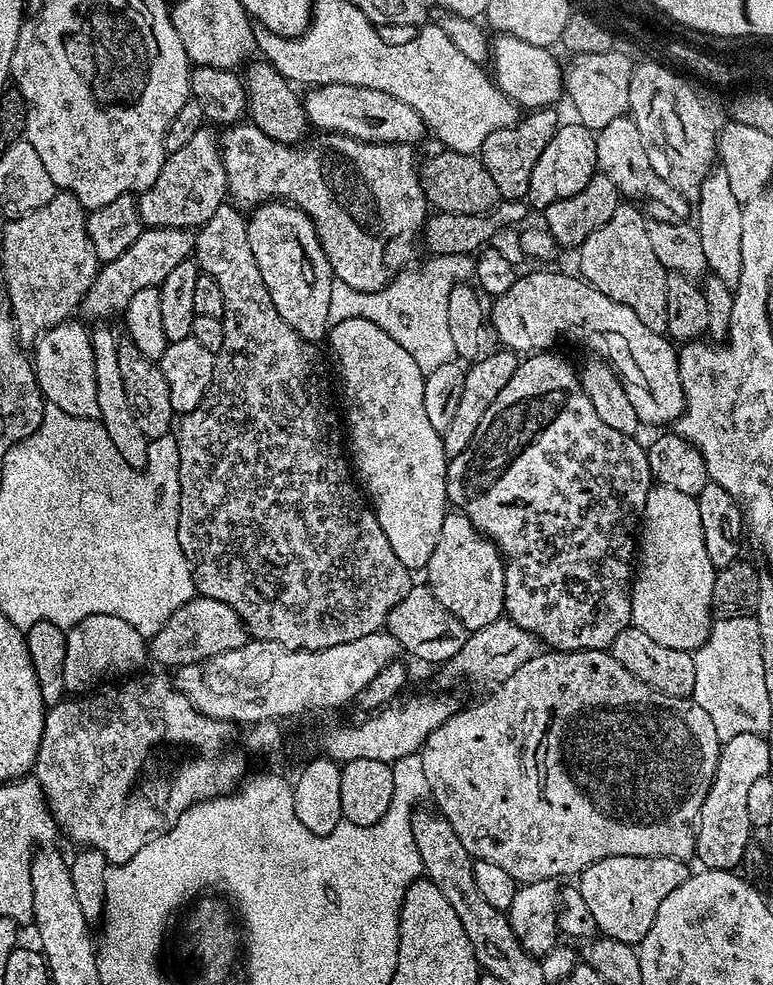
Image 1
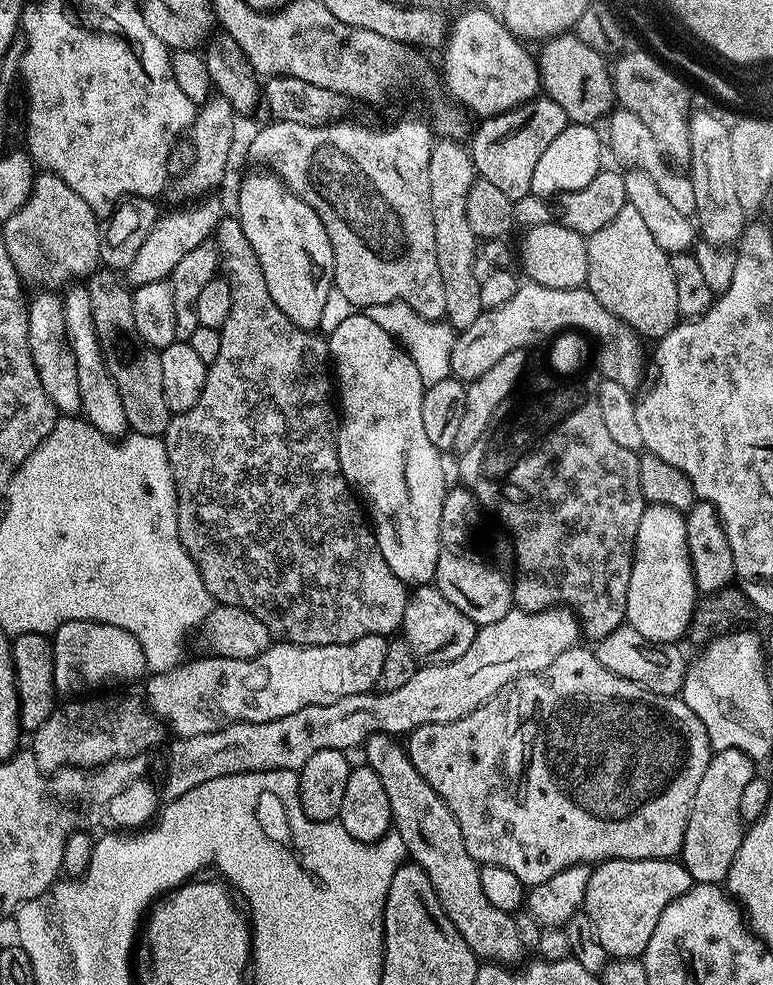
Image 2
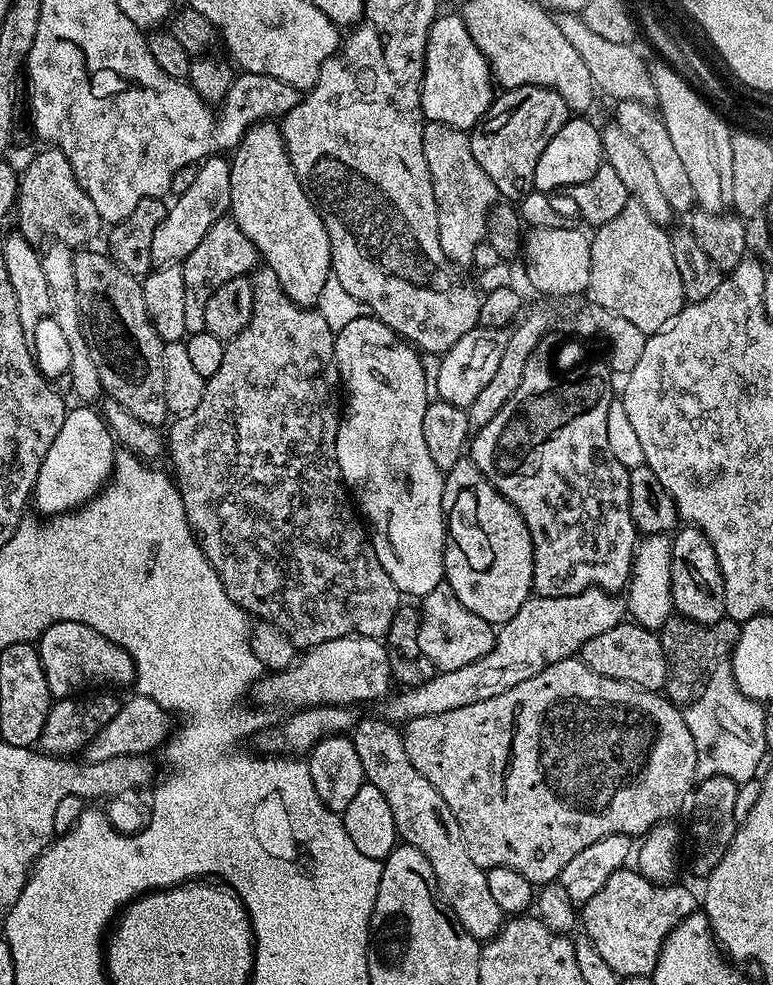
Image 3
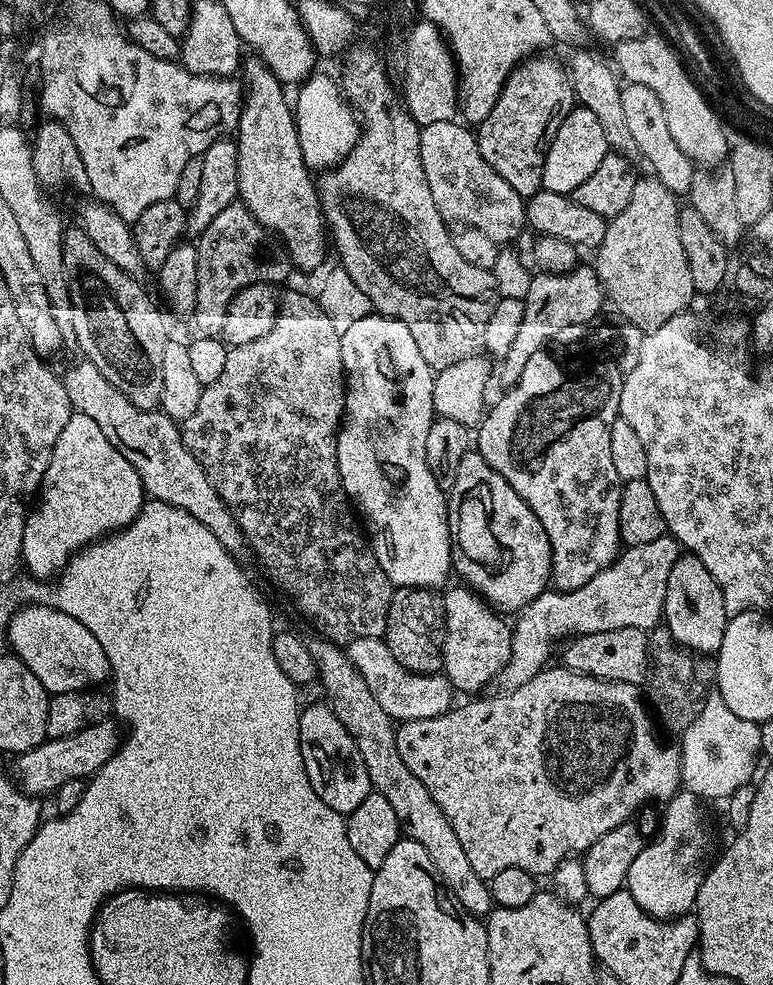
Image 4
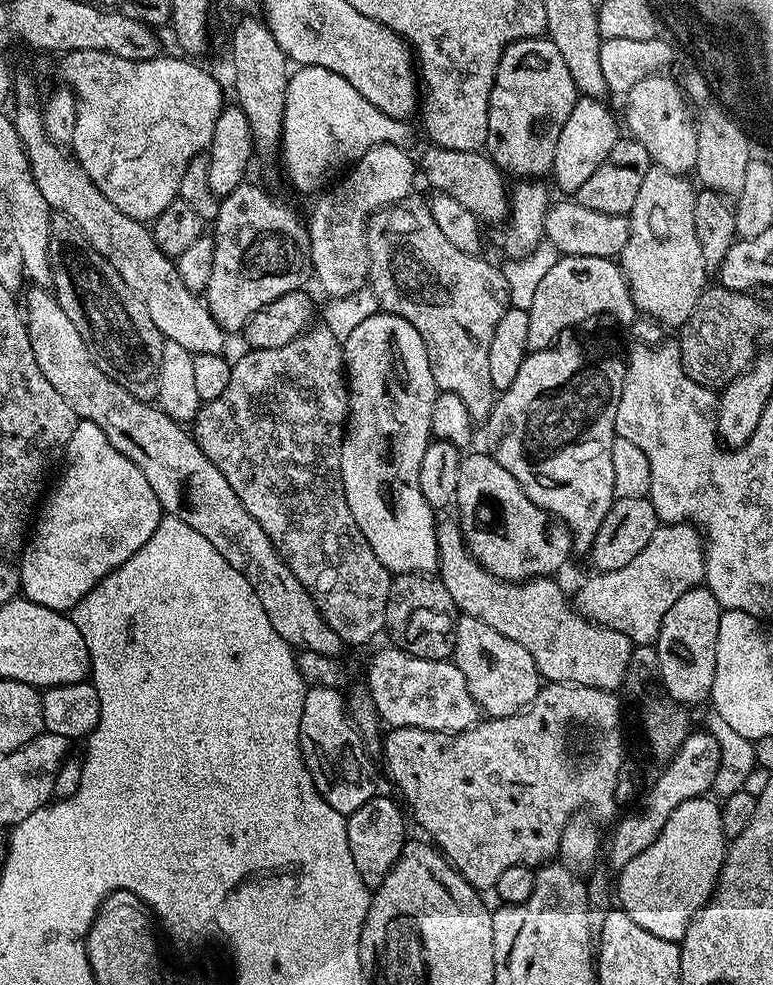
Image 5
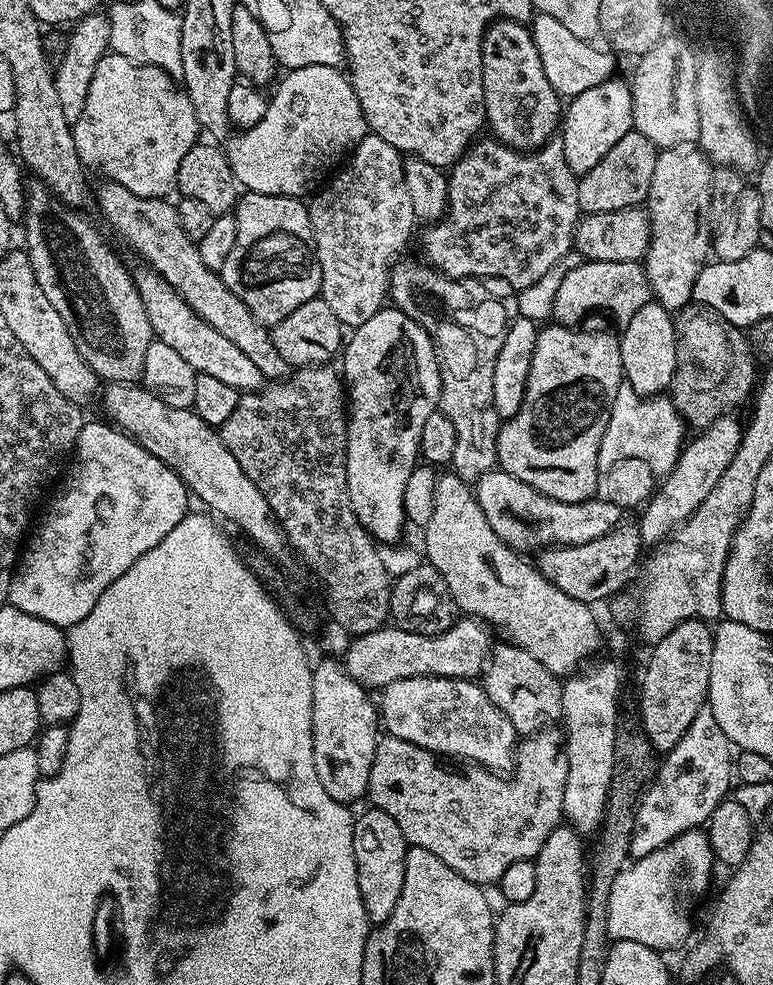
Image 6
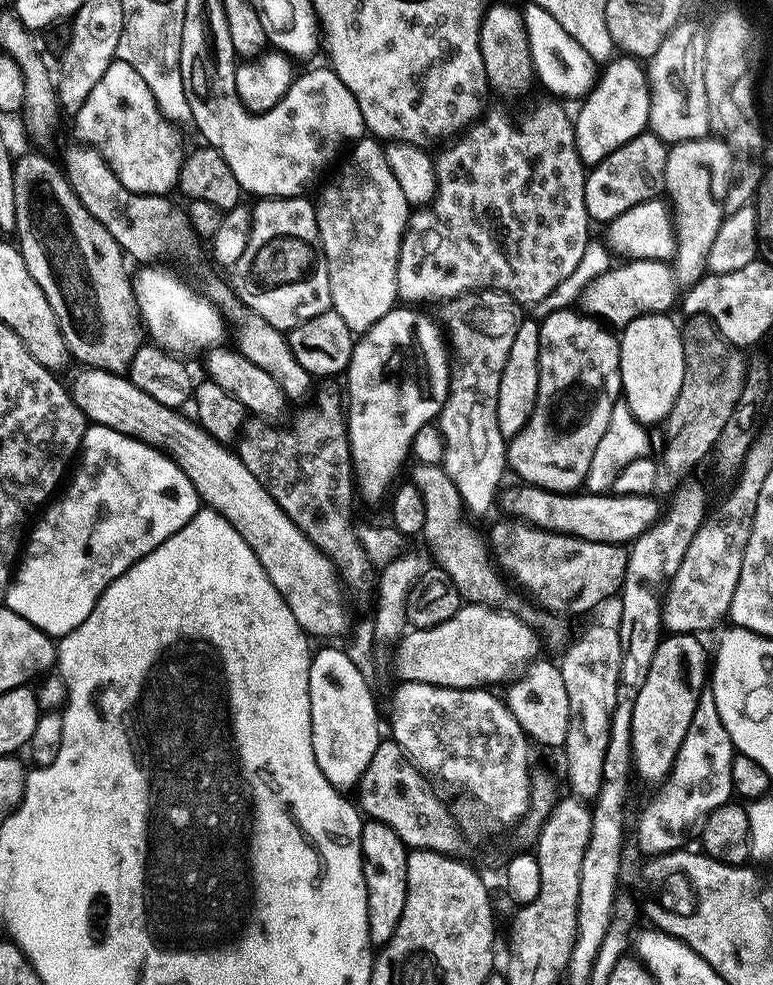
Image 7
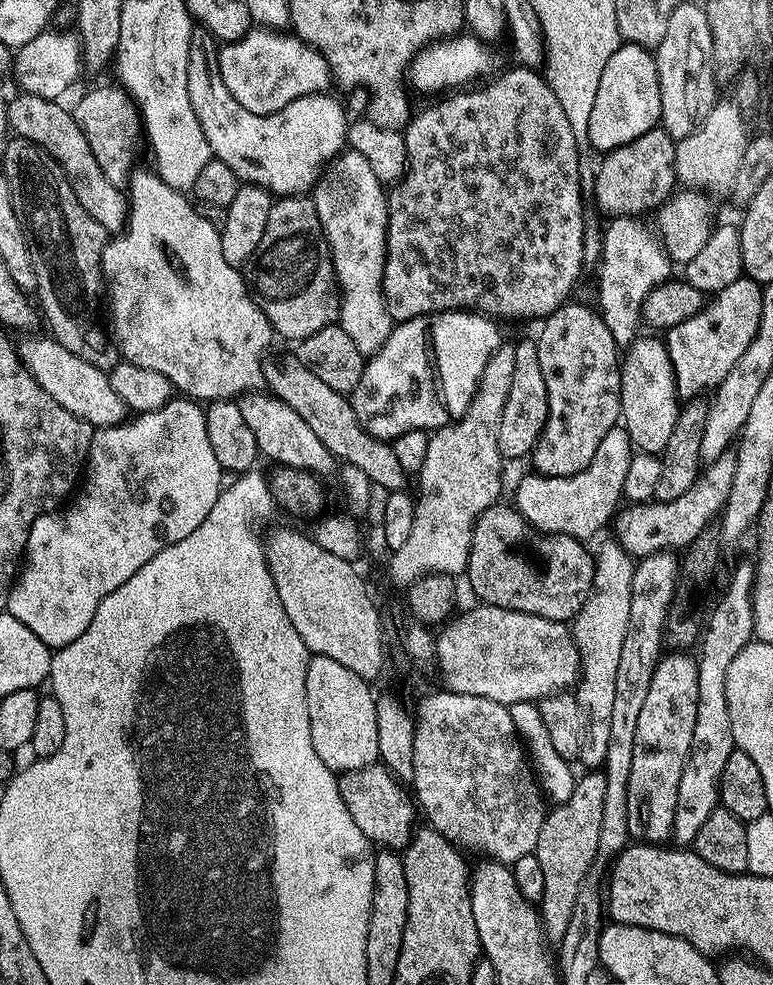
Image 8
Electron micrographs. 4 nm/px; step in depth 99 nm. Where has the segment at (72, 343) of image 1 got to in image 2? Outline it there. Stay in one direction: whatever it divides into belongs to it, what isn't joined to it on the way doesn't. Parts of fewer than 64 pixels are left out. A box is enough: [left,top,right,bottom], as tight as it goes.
[28,290,80,410]

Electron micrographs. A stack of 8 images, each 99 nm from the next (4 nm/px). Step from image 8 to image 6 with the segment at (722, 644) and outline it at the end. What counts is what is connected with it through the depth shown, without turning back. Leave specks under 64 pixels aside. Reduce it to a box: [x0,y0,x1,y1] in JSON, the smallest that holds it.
[628,706,734,858]

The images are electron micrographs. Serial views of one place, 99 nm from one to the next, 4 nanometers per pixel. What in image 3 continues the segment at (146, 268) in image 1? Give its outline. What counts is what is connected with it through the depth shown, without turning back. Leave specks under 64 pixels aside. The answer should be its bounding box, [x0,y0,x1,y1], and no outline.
[151,155,230,265]

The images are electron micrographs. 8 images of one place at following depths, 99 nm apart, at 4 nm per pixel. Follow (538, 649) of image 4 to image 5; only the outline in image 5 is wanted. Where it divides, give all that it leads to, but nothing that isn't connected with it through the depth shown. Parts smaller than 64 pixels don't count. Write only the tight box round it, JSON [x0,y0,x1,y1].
[574,522,704,646]

